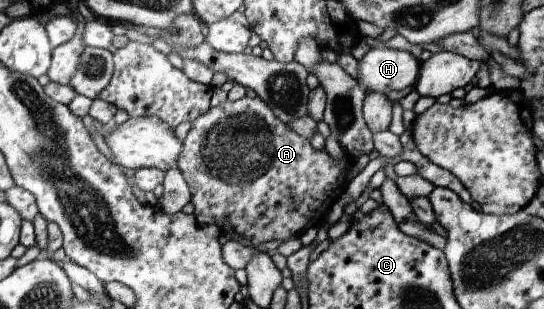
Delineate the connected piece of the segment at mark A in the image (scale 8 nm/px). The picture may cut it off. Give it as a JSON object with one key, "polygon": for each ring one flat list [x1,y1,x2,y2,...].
{"polygon":[[245,96,234,102,226,100,221,105,209,108,207,113,191,122,189,135,183,141,184,153,180,157,177,169,181,171,185,181,187,181,187,185,189,185,191,192,190,202,193,203,193,214,197,221,201,225,215,224,220,226,221,229,228,223,233,233,239,235,242,239,248,239,253,245,267,243,267,241,287,241,296,236,299,237,307,229,311,229,311,227,321,229,321,227,327,224,327,211,333,207,334,203,339,201,339,197,345,193,345,188,347,187,347,179,345,179,345,171,343,171,343,163,341,161,347,161,349,157,345,155,338,161,333,159,325,148,321,149,321,151,315,151,307,137,301,137,301,134,297,133,293,127,281,121,273,113,272,107,259,96,255,98]]}

